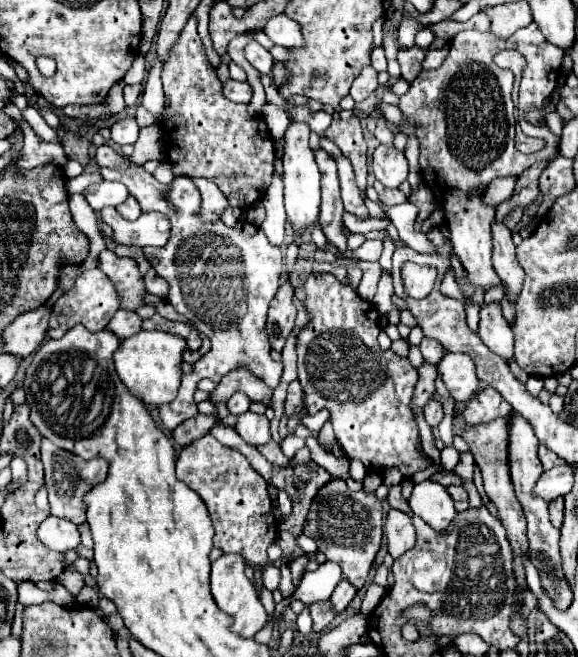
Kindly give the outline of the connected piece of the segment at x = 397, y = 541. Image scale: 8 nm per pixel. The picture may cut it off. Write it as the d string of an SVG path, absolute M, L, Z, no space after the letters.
M390 508L386 514L386 524L384 524L384 534L388 540L388 552L398 558L402 556L406 550L410 550L414 546L414 526L412 526L412 518L396 508Z

